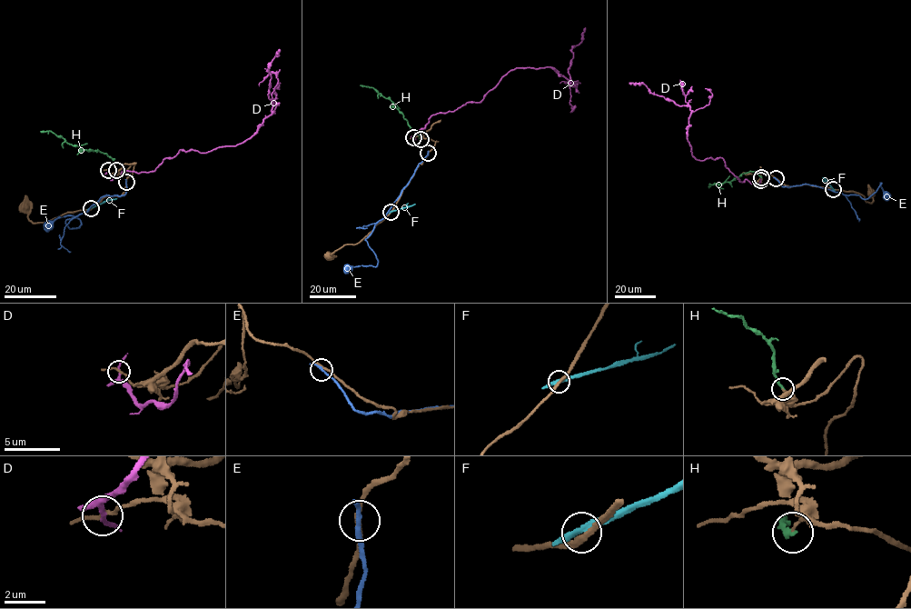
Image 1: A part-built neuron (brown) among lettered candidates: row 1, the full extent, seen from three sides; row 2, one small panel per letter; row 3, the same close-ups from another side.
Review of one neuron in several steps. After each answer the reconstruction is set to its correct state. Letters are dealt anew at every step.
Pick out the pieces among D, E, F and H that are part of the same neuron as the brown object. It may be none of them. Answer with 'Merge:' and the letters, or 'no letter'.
Merge: no letter

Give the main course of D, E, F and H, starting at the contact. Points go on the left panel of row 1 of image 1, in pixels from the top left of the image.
D: (107, 170), (152, 172), (182, 149), (249, 139), (272, 113), (268, 66), (280, 50)
E: (126, 182), (125, 194), (102, 196), (66, 220), (70, 229), (78, 228), (81, 222), (73, 215), (44, 228)
F: (91, 208), (116, 198)
H: (116, 170), (107, 154), (71, 144), (49, 131), (40, 132)

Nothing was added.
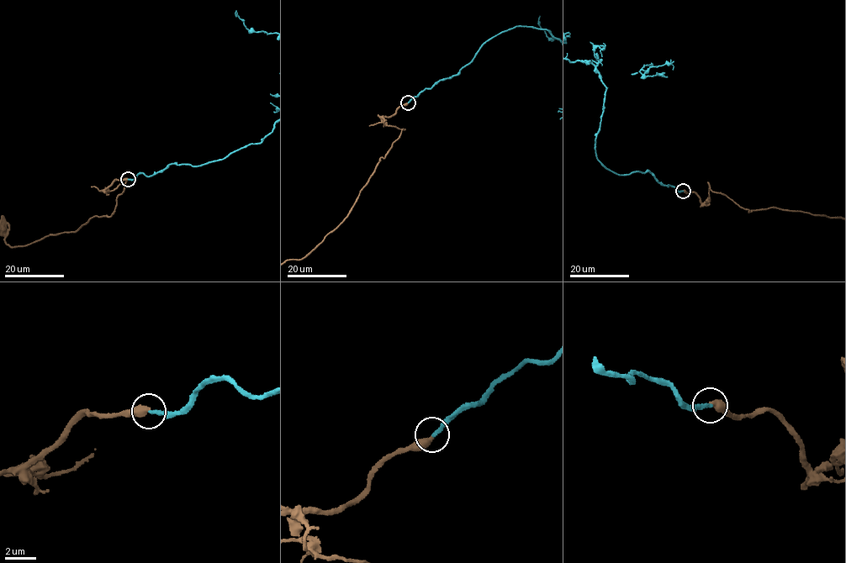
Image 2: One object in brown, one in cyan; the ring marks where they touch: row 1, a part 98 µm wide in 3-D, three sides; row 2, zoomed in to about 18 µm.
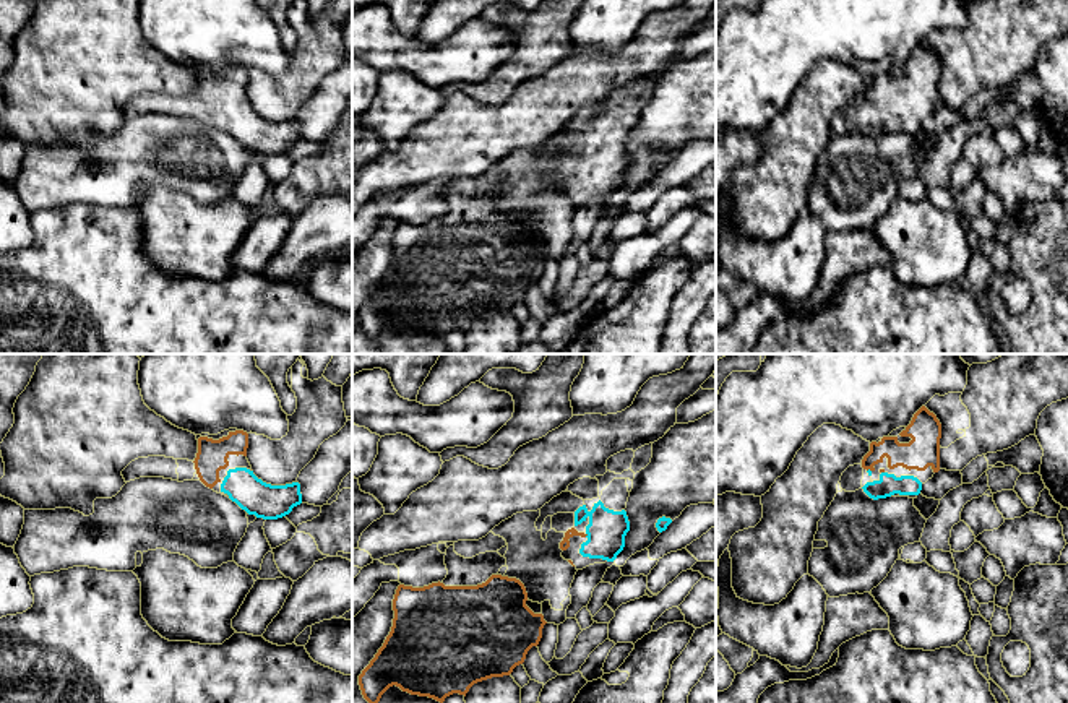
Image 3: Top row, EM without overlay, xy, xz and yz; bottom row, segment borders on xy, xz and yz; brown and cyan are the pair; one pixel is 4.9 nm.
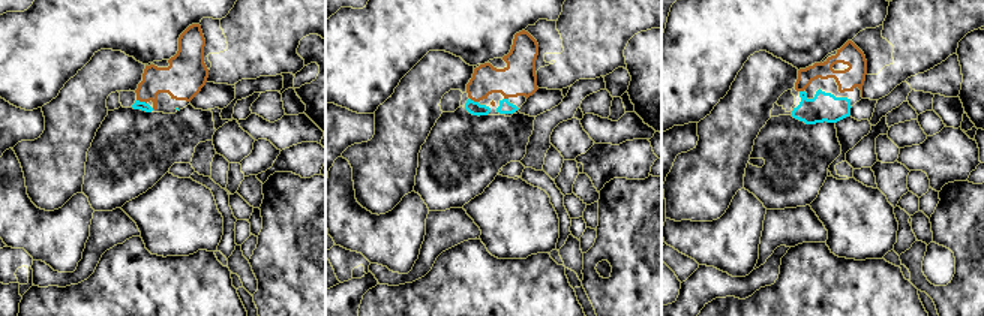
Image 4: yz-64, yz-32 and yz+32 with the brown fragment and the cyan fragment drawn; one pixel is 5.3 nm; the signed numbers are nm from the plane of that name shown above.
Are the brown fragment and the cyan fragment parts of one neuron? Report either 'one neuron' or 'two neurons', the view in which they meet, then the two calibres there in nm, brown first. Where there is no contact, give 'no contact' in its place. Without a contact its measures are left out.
one neuron; meets brown in yz; 140 nm thick on the brown side, 20 nm on the other

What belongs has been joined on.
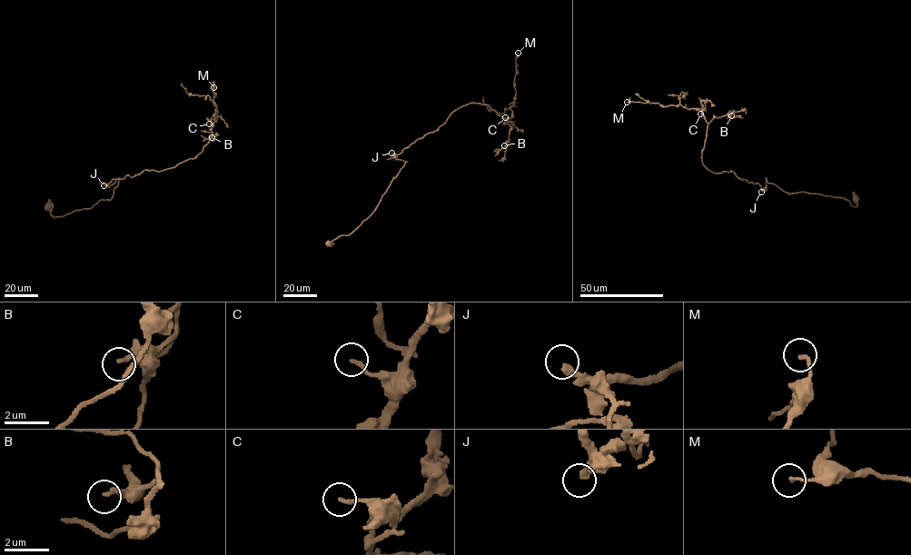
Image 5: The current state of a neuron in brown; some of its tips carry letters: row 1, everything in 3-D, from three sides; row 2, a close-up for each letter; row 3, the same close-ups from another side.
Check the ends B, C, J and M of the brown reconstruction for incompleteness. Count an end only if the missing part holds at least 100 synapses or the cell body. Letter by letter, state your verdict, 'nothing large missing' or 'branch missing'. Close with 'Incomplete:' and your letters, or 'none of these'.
B: nothing large missing
C: nothing large missing
J: branch missing
M: nothing large missing
Incomplete: J

